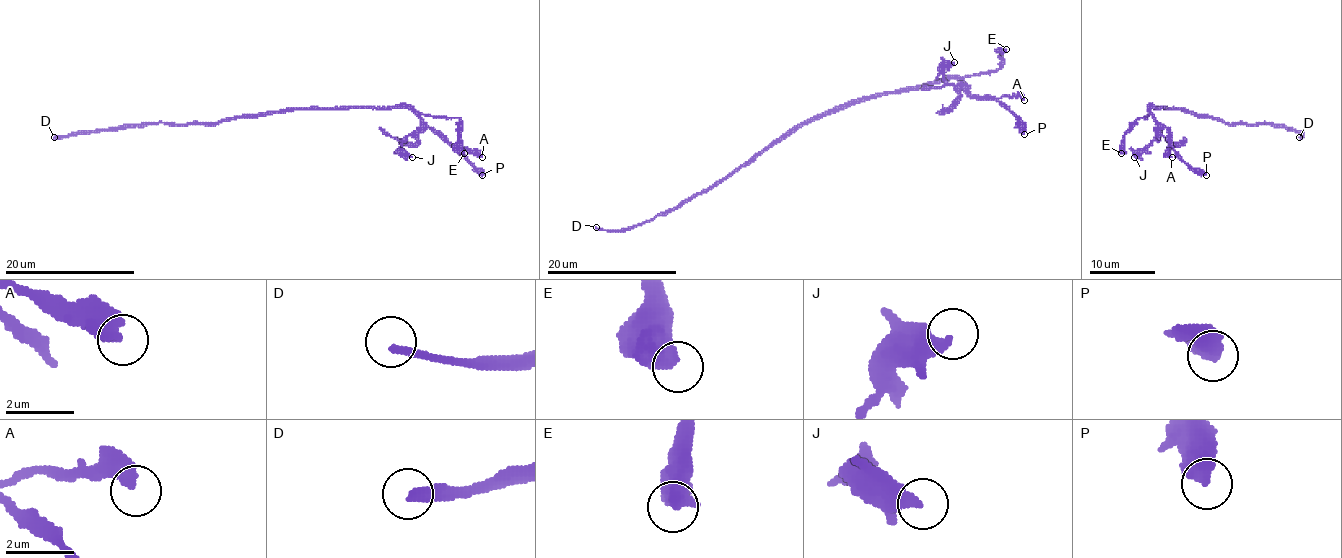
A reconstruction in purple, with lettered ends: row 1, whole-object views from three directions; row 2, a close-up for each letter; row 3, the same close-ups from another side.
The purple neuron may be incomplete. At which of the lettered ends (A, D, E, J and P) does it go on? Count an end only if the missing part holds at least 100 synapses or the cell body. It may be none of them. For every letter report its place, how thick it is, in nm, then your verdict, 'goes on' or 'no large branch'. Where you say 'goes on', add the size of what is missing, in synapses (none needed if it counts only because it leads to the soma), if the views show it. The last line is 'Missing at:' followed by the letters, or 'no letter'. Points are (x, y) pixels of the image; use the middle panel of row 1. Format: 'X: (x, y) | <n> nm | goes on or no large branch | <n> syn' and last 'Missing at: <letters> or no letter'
A: (1024, 100) | 420 nm | no large branch
D: (596, 227) | 240 nm | goes on | 300 syn
E: (1006, 49) | 600 nm | no large branch
J: (954, 62) | 400 nm | no large branch
P: (1024, 134) | 500 nm | no large branch
Missing at: D

